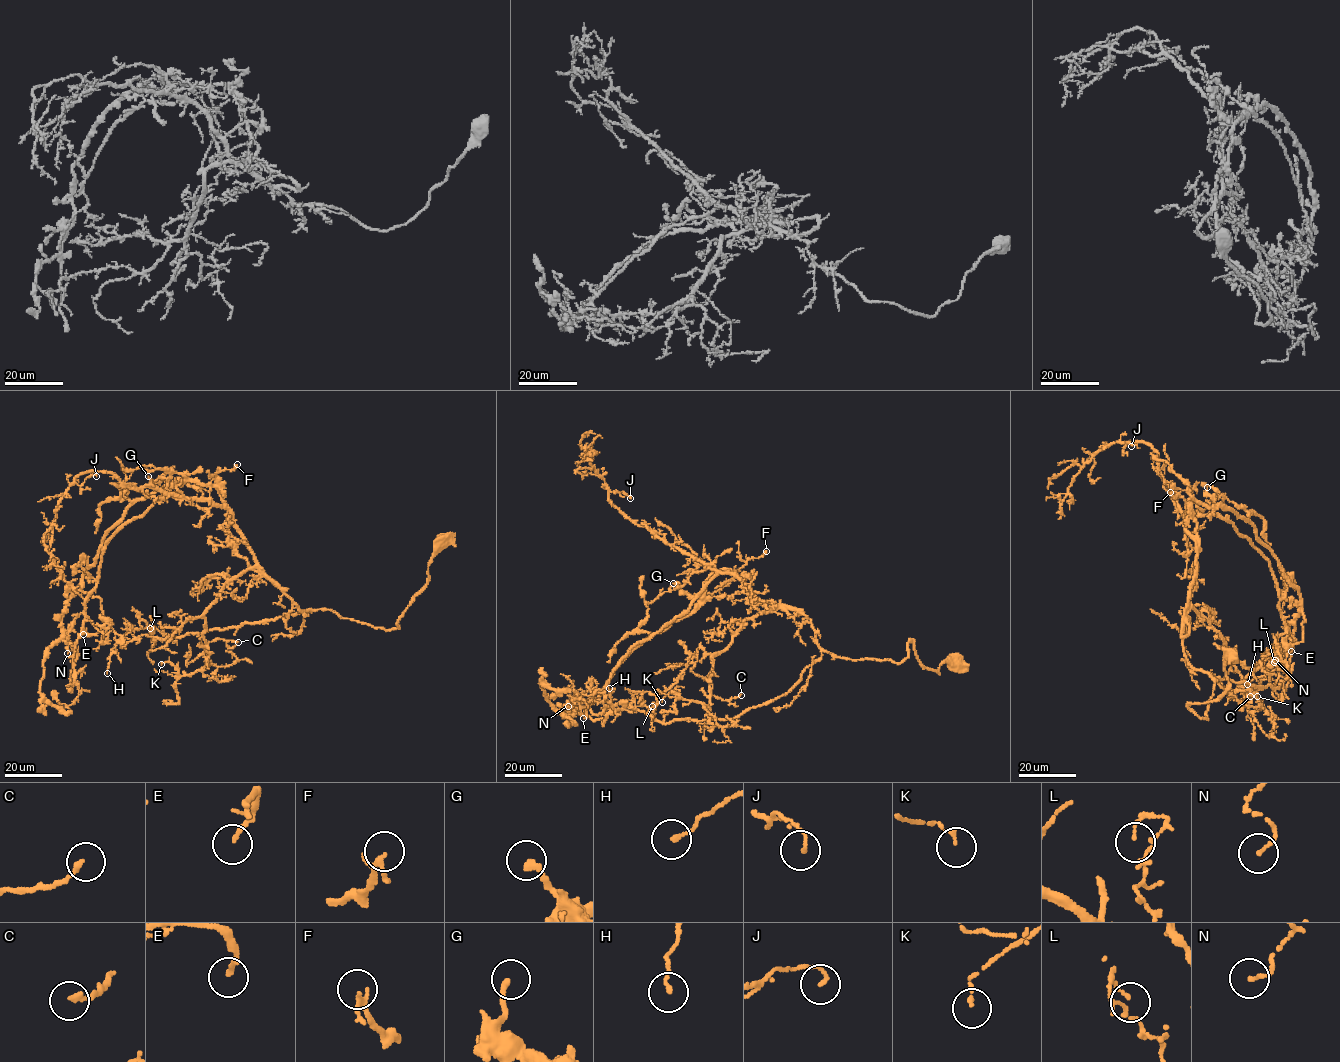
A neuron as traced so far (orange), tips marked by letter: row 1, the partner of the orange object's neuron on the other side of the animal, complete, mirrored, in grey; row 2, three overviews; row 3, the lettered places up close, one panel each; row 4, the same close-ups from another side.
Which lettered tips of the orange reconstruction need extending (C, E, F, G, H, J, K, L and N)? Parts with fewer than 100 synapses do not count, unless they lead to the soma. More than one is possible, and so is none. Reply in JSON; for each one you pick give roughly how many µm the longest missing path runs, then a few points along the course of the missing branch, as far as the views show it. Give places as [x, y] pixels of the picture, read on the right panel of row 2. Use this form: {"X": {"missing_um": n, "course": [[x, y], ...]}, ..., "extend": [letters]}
{"extend": []}

